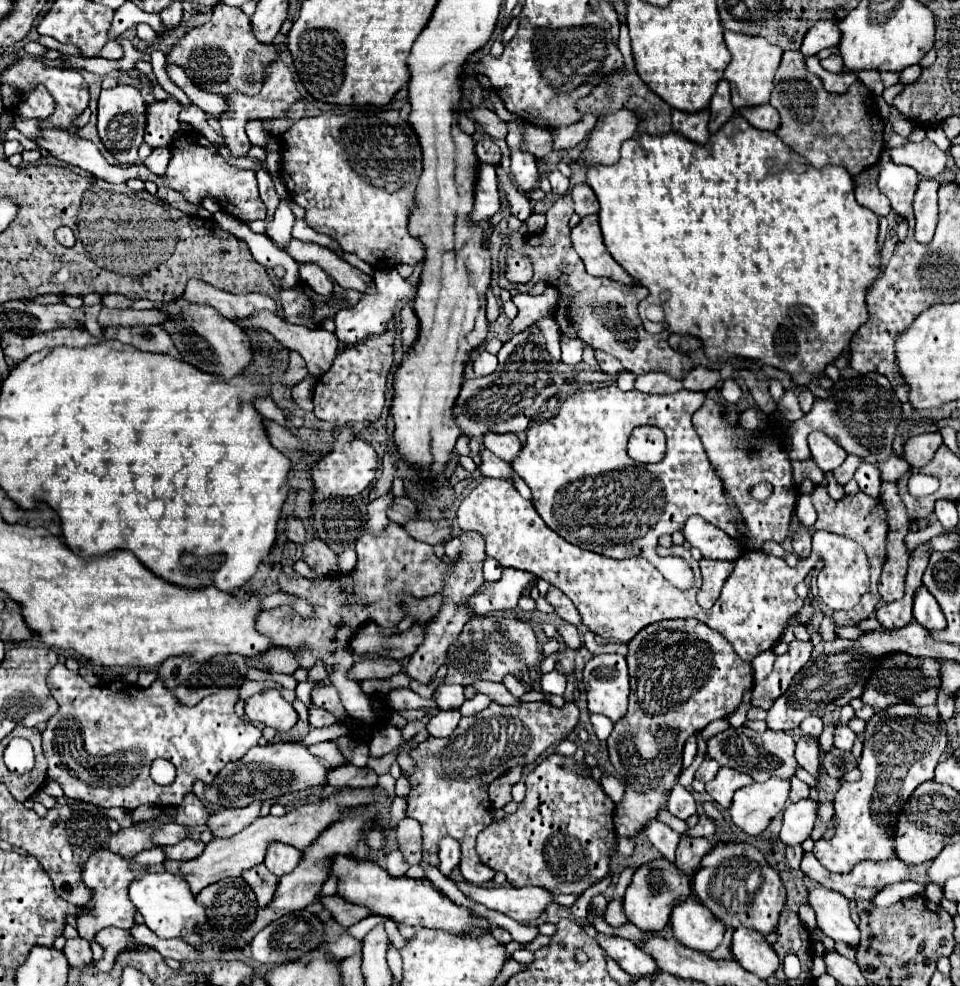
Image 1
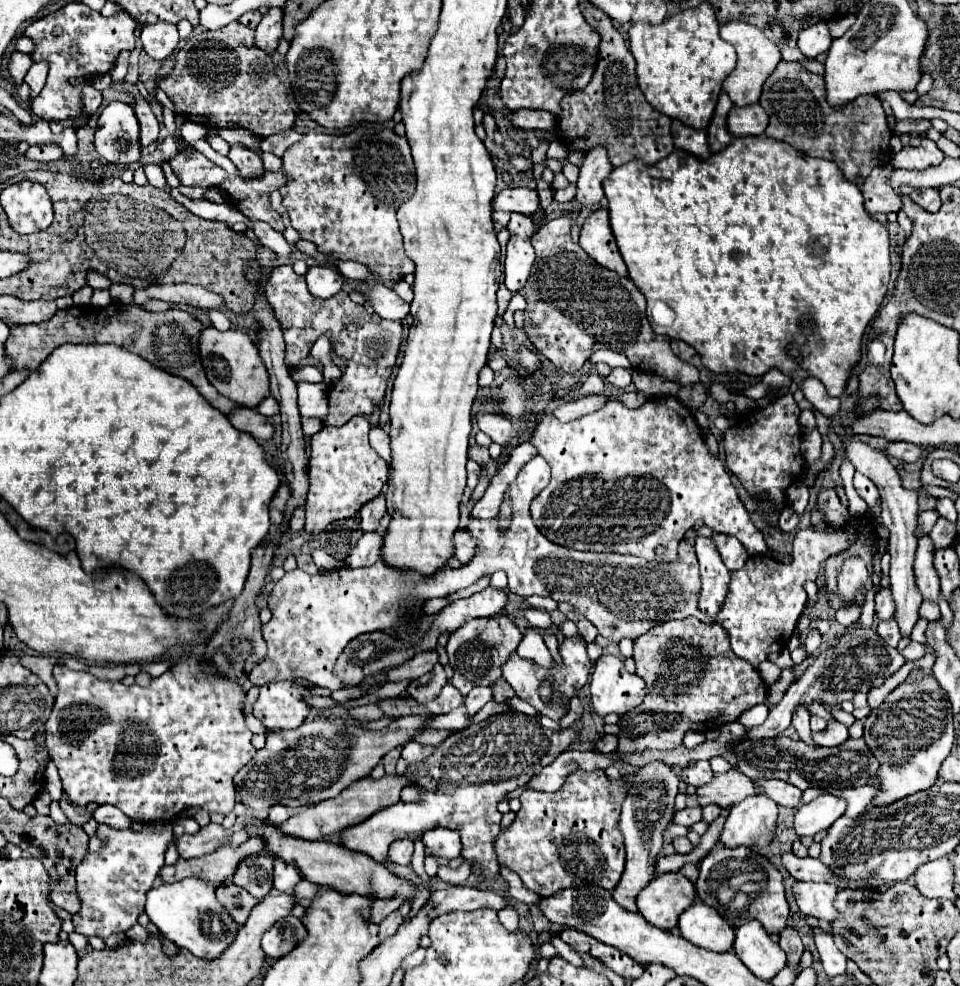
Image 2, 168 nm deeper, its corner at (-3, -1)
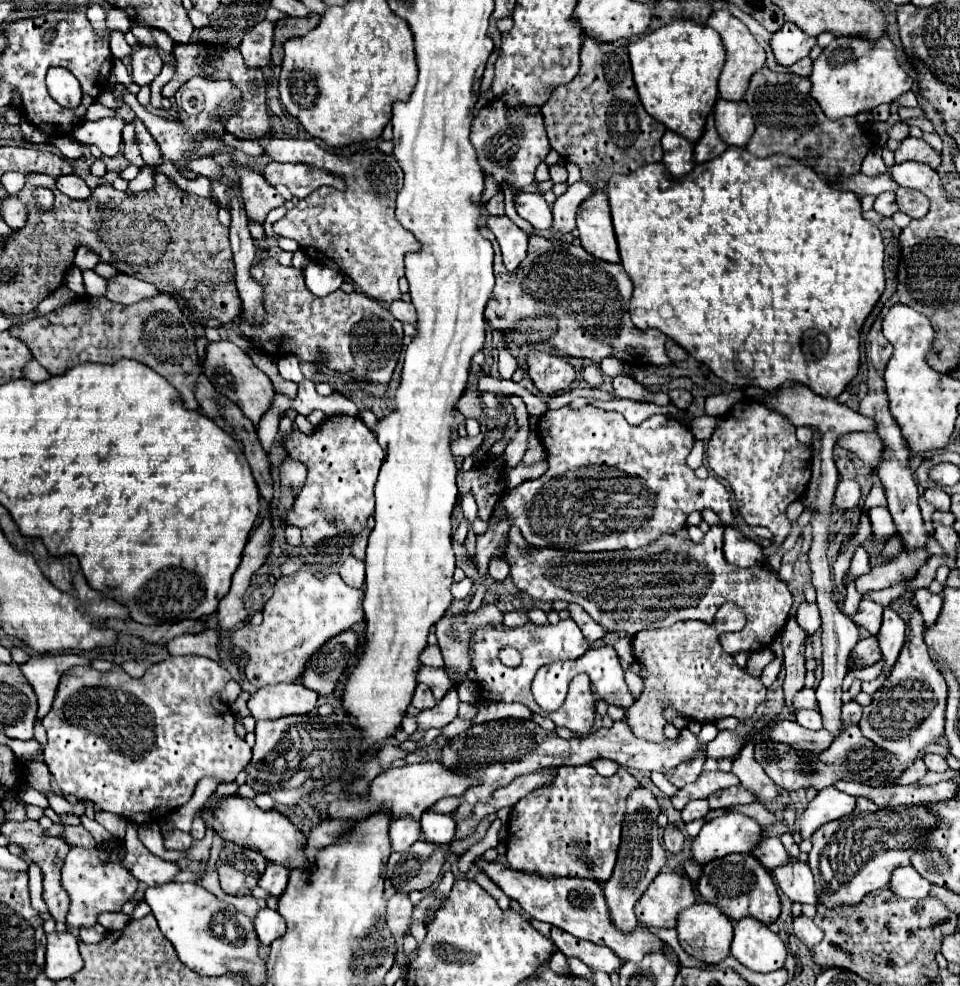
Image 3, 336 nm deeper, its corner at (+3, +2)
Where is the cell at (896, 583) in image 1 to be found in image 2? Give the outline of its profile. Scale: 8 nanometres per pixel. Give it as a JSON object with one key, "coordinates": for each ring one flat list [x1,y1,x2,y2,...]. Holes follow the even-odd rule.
{"coordinates":[[880,588,876,592,876,614,880,620,890,620,894,616,894,598,890,588]]}

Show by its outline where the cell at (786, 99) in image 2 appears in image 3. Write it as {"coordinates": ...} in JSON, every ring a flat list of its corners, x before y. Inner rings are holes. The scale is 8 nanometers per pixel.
{"coordinates":[[762,67,760,73,752,75,744,101,750,105,756,123,756,131,748,141,746,149,756,157,788,155,794,159,804,159,806,151,810,149,820,155,808,159,814,171,820,177,838,179,858,173,868,149,874,147,874,139,870,137,870,133,858,127,854,117,842,117,838,121,832,121,822,113,820,105,810,95,810,79,806,77,776,73,768,67]]}

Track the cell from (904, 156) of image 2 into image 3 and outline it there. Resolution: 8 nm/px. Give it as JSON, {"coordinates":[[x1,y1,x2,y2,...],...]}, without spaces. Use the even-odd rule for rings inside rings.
{"coordinates":[[906,137,900,147,894,151,894,161,904,163,904,161,918,161,926,163,932,169,938,169,940,165,940,153,936,153,924,139,916,137]]}

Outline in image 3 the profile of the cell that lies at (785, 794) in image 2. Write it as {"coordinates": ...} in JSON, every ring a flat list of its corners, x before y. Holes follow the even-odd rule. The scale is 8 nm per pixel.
{"coordinates":[[748,741,742,749,740,755,736,755,736,759,732,761,732,773,738,775,740,783,748,789,752,789,758,797,758,801,772,801,778,797,778,787,776,783,772,783,772,779,764,773,764,769,754,761,746,757,746,749,754,749,754,743]]}

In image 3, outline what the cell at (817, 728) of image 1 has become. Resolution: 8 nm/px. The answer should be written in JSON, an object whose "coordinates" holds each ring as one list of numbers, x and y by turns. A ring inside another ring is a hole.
{"coordinates":[[800,709,796,711,796,723,800,723,806,729,822,729,822,717,814,709]]}

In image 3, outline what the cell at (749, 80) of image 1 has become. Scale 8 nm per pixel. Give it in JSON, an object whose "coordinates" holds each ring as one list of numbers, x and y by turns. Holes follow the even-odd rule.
{"coordinates":[[724,7,720,11,712,11,708,21,706,21,708,27,716,29,722,37,722,43,724,43,724,49,726,49,726,63,724,63,724,69,722,69,722,75,720,75,720,81,718,81,718,93,722,99,728,99,728,101,740,101,748,89,748,81,750,77,760,71,766,63,766,51,758,45,758,41,754,39,754,35,748,31,748,27,732,17,732,13]]}

